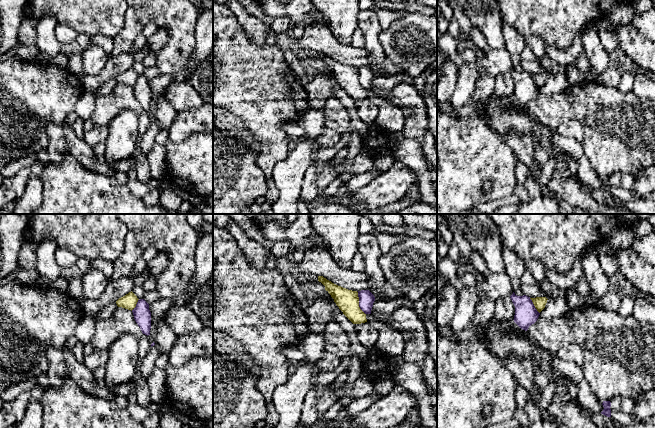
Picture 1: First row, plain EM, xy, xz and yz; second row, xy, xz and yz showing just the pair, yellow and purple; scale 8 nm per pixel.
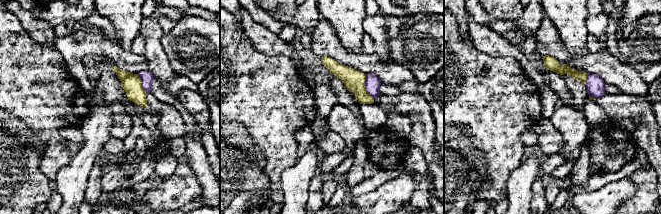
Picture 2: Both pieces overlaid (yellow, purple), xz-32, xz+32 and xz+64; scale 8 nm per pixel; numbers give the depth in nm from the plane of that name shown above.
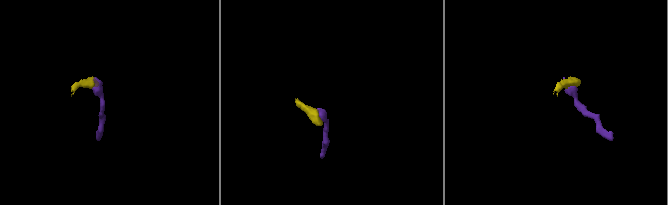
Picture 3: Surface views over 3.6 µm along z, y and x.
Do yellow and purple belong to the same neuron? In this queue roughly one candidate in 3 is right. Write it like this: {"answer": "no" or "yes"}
{"answer": "no"}

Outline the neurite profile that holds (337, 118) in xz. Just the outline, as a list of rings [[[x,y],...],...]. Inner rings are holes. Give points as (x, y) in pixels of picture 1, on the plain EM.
[[[335,97],[329,98],[324,105],[324,111],[326,127],[339,136],[354,131],[351,115],[340,100]]]

